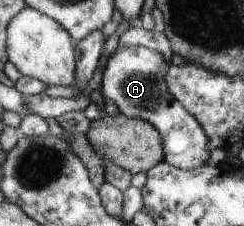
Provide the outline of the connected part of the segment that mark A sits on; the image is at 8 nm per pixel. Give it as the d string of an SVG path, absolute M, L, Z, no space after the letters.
M125 46L116 48L109 57L101 78L101 97L112 101L121 114L150 122L162 135L165 164L177 170L193 170L203 166L211 151L209 138L205 136L201 123L171 95L167 82L163 80L163 70L171 66L167 56L144 46Z

